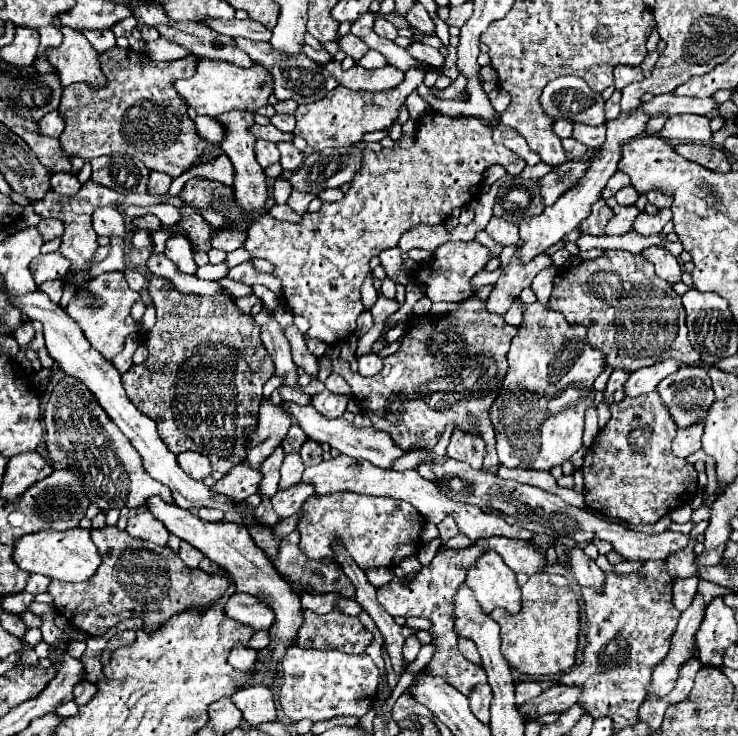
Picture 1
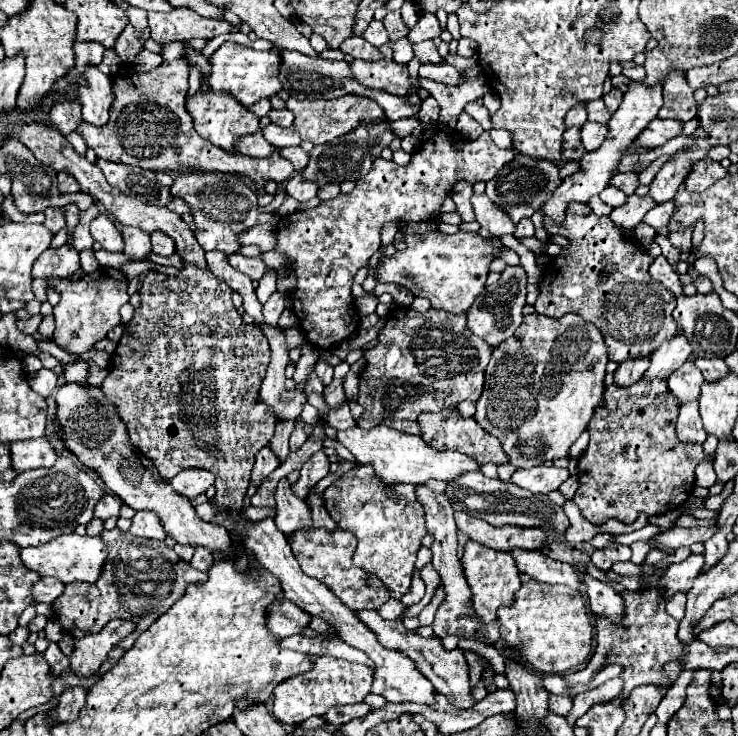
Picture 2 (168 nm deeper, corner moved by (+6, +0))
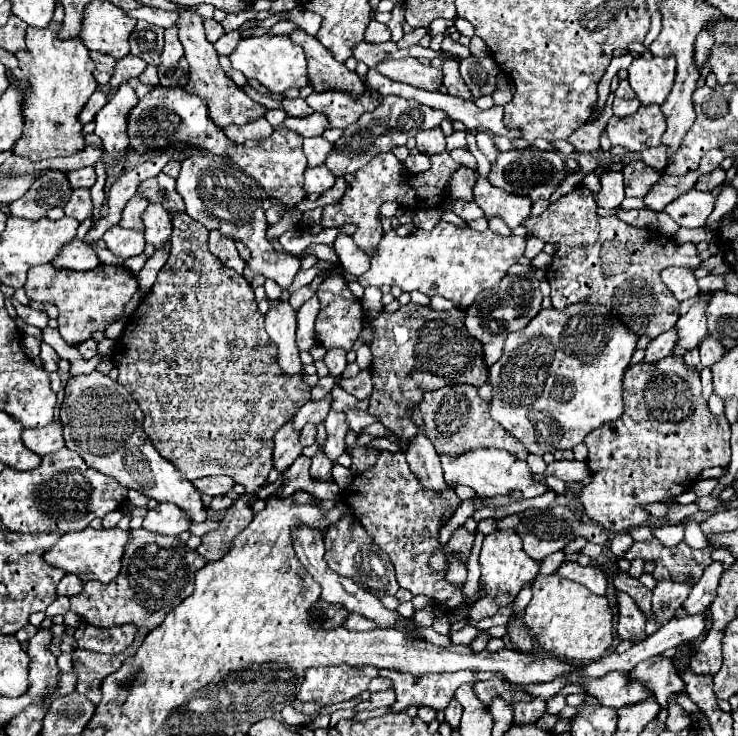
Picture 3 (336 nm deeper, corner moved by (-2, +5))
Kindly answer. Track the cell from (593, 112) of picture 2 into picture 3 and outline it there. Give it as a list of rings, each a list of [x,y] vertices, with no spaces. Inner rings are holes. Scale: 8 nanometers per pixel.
[[[637,97],[635,99],[615,99],[613,113],[617,117],[627,117],[627,115],[633,115],[639,107],[641,107],[641,101]]]

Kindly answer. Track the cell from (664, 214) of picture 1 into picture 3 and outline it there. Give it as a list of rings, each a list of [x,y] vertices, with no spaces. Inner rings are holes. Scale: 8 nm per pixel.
[[[691,189],[683,193],[677,201],[667,205],[665,213],[681,227],[705,227],[705,221],[713,209],[715,209],[713,193],[701,193],[697,189]]]

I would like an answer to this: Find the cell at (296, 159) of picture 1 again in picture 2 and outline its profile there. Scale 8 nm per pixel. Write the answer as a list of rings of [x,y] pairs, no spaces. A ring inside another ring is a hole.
[[[295,146],[295,148],[279,148],[279,154],[283,154],[283,158],[287,158],[295,166],[297,172],[301,172],[309,162],[309,154],[303,152],[299,146]]]

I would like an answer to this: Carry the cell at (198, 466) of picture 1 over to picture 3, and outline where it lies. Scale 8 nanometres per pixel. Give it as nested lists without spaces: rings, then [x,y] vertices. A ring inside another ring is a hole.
[[[219,475],[219,477],[203,477],[203,479],[197,479],[193,485],[195,485],[195,489],[199,493],[205,493],[209,497],[217,497],[217,495],[227,495],[229,491],[233,491],[235,481],[231,477]]]

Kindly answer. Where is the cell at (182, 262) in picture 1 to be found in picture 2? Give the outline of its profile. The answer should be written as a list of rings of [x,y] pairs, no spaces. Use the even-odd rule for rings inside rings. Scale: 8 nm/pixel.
[[[153,232],[151,244],[153,244],[153,252],[159,256],[173,256],[175,254],[175,246],[173,246],[175,242],[163,232]]]

